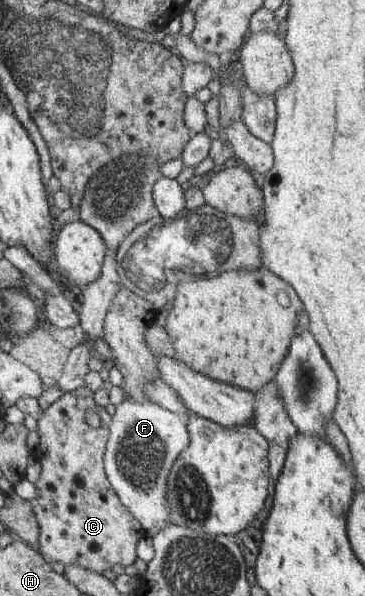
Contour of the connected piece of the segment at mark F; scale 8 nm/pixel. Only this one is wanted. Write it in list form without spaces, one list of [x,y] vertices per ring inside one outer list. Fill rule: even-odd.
[[[125,398],[116,411],[110,423],[104,470],[119,499],[133,514],[133,519],[141,524],[146,534],[154,534],[173,524],[170,523],[166,489],[173,462],[190,442],[186,419],[153,401],[137,403],[129,398]]]

